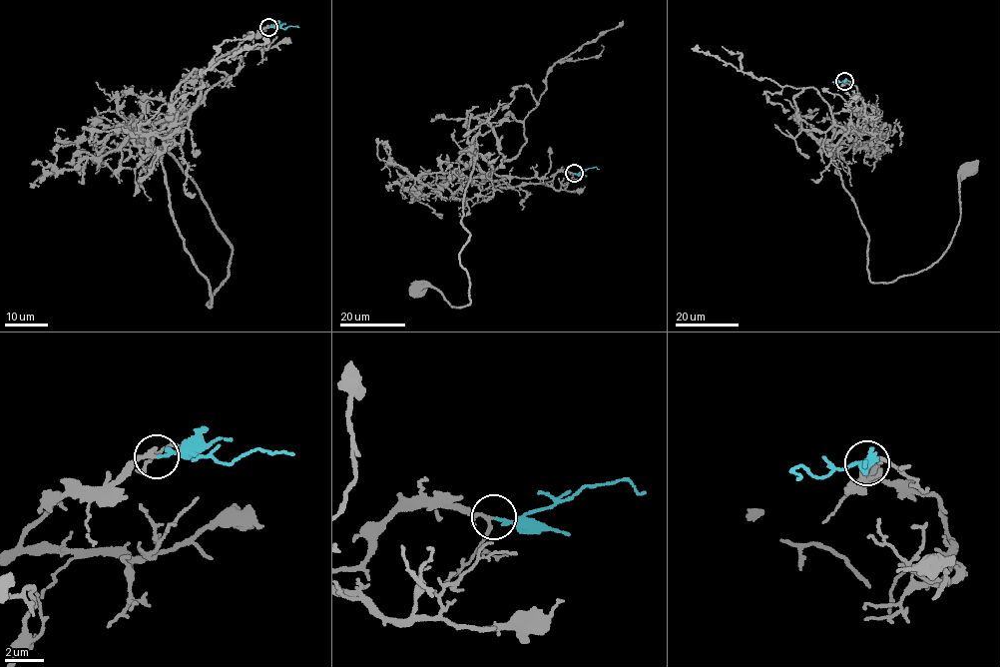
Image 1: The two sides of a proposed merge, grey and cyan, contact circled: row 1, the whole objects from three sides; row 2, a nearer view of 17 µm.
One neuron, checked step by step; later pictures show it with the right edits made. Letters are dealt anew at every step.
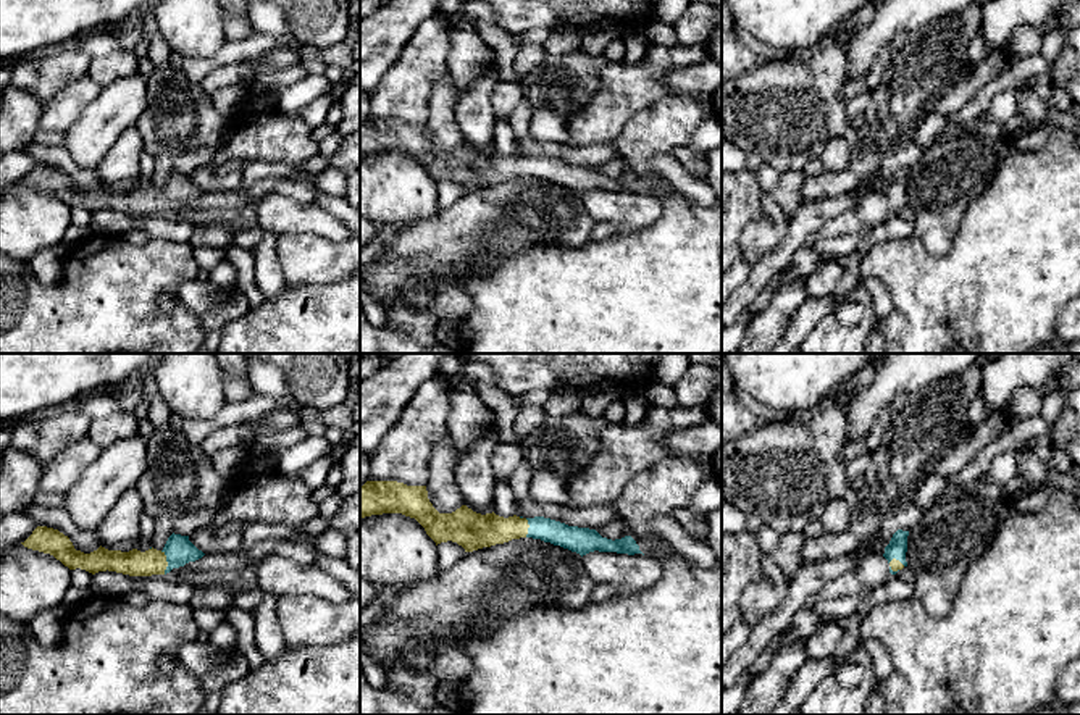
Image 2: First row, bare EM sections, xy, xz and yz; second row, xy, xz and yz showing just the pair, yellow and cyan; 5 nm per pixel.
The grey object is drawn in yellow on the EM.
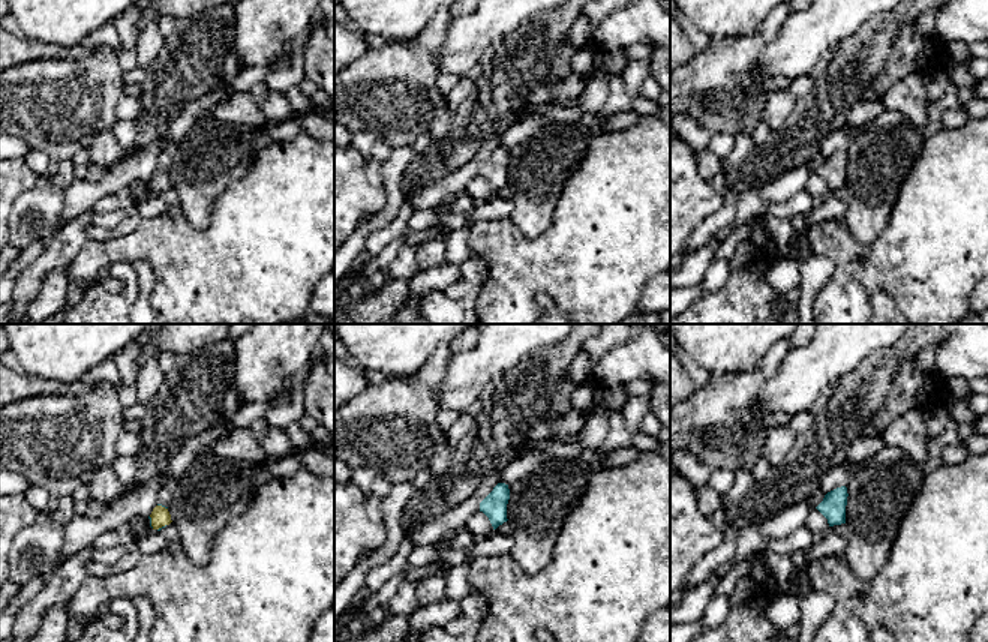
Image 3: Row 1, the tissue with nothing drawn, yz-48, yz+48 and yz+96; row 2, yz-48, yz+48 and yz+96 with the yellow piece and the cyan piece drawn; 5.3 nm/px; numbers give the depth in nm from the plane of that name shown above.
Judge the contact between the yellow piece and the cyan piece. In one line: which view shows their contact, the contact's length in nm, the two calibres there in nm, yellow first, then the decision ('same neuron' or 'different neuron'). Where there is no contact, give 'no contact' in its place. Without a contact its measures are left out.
xy | 120 nm | 130/140 nm | same neuron

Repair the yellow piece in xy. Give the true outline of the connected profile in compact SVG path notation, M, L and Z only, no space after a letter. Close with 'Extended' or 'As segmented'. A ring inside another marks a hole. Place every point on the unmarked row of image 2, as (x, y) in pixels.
M37 165L32 173L21 181L24 186L53 194L69 208L86 208L92 213L98 210L116 210L129 215L166 213L173 207L202 197L189 174L171 173L161 189L150 186L145 190L132 187L129 190L108 189L98 186L90 192L76 189L68 174L58 168Z. Extended

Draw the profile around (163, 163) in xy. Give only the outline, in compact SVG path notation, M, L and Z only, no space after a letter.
M158 155L155 158L155 166L149 171L152 178L152 186L157 189L163 189L171 173L173 173L173 158L170 155Z

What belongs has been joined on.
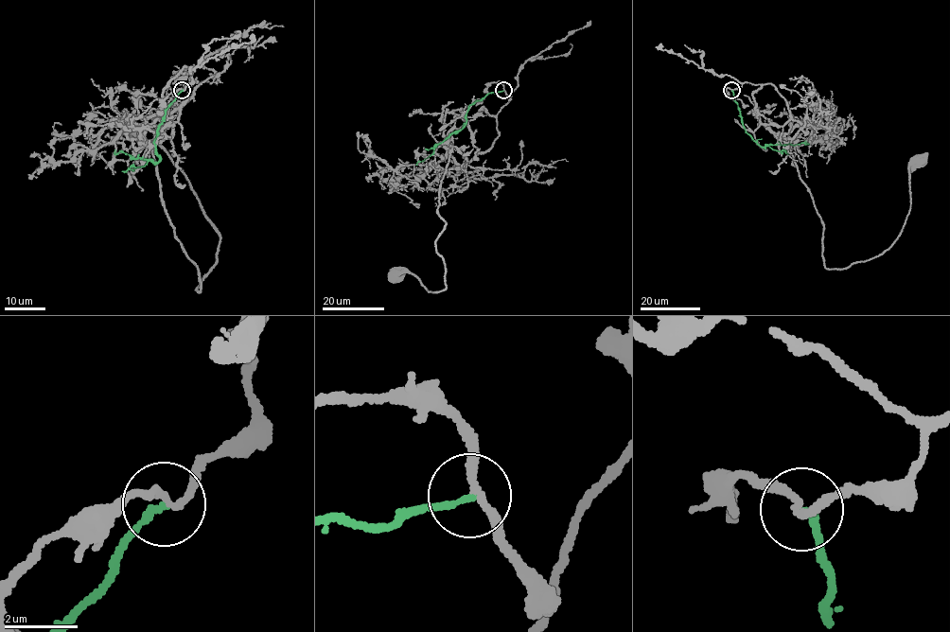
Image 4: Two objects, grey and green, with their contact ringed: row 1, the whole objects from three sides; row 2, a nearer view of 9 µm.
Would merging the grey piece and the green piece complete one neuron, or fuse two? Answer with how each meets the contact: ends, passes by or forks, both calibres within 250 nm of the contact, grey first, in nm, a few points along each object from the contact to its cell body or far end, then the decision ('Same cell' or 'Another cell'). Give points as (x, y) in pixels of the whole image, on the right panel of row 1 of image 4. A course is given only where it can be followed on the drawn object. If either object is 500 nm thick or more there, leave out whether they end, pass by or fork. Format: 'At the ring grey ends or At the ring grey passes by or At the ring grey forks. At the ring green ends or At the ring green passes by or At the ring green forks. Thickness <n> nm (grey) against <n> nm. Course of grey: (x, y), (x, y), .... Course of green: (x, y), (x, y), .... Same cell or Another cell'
At the ring grey passes by. At the ring green ends. Thickness 190 nm (grey) against 180 nm. Course of grey: (732, 90), (761, 85), (754, 109), (789, 146), (821, 219), (828, 269), (891, 245), (918, 161). Course of green: (732, 90), (742, 125), (757, 144), (763, 147), (806, 145), (805, 141). Another cell

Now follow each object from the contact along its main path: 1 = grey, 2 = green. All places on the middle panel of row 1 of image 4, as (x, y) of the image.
1: (503, 90), (495, 115), (483, 107), (450, 136), (435, 241), (447, 287), (395, 274)
2: (503, 90), (489, 93), (470, 105), (466, 125), (439, 143), (432, 154), (418, 160)

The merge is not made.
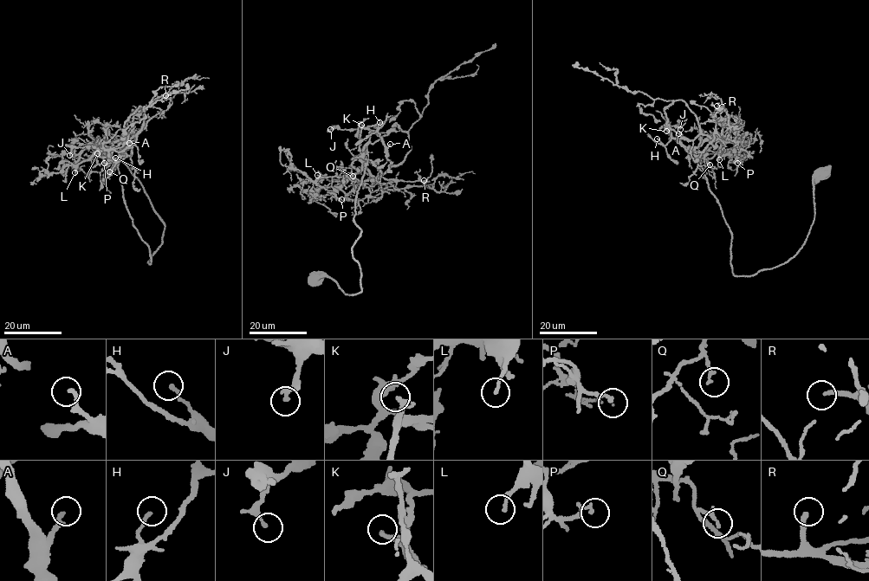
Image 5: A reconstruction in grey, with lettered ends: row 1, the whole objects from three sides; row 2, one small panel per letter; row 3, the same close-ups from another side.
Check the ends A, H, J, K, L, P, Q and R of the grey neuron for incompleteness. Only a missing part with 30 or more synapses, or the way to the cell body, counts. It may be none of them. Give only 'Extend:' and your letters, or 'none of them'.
Extend: K, R

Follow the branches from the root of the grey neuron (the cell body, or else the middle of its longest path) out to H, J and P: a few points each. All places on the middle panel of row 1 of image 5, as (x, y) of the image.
H: (315, 278), (332, 278), (346, 295), (361, 290), (354, 201), (379, 122)
J: (315, 278), (332, 278), (346, 295), (361, 290), (353, 246), (362, 231), (353, 218), (371, 132), (330, 129)
P: (315, 278), (332, 278), (346, 295), (361, 290), (353, 246), (364, 162), (347, 179), (332, 177), (341, 199)

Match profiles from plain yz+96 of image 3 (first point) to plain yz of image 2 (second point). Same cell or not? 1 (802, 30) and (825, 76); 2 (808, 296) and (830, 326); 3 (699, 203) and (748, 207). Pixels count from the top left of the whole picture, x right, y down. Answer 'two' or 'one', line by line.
1: two
2: one
3: one

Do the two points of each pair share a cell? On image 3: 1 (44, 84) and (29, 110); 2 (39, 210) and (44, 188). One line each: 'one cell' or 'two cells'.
1: one cell
2: one cell

